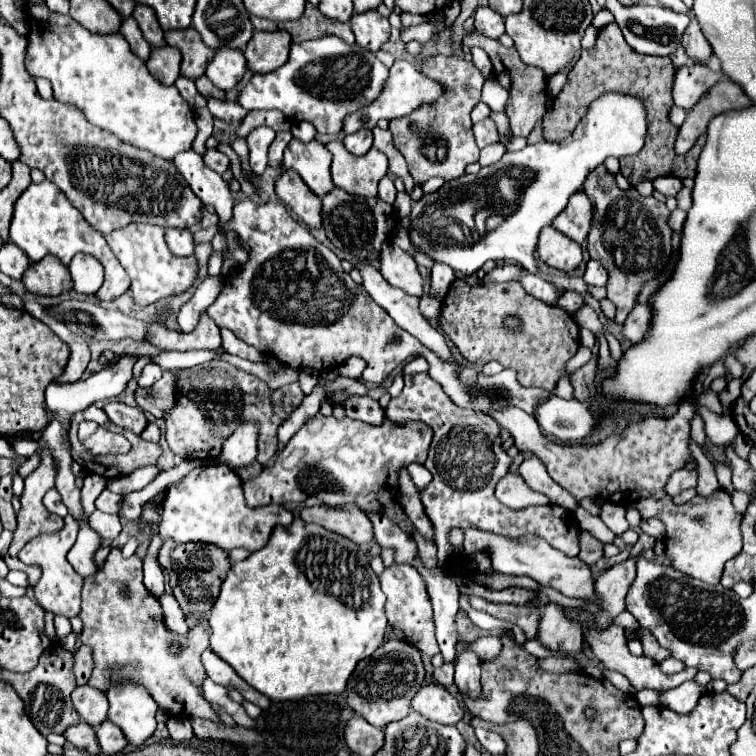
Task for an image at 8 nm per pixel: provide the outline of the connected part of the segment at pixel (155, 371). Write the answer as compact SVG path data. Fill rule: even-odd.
M147 364L141 372L141 378L139 378L139 388L149 388L153 386L157 380L161 378L161 368L157 364Z

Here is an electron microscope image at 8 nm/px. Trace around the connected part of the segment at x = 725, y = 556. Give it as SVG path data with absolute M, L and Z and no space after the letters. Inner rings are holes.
M715 490L711 496L695 496L687 504L673 504L671 498L641 498L637 502L637 510L643 518L659 516L667 526L665 534L665 550L673 560L673 568L699 578L707 584L717 584L721 580L721 572L731 556L737 556L741 548L741 520L743 514L735 510L731 504L731 496L723 490Z

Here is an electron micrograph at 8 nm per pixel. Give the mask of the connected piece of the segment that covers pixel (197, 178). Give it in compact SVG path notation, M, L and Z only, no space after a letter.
M185 150L177 154L173 162L177 170L183 174L183 178L187 180L187 184L191 186L191 190L201 198L201 202L211 204L219 214L221 222L231 220L233 198L227 182L217 172L207 168L203 158L193 150Z

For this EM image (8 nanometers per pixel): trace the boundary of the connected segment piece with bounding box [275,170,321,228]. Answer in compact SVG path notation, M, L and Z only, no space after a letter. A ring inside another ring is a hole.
M285 170L275 182L281 202L309 228L321 228L321 198L315 196L295 170Z

